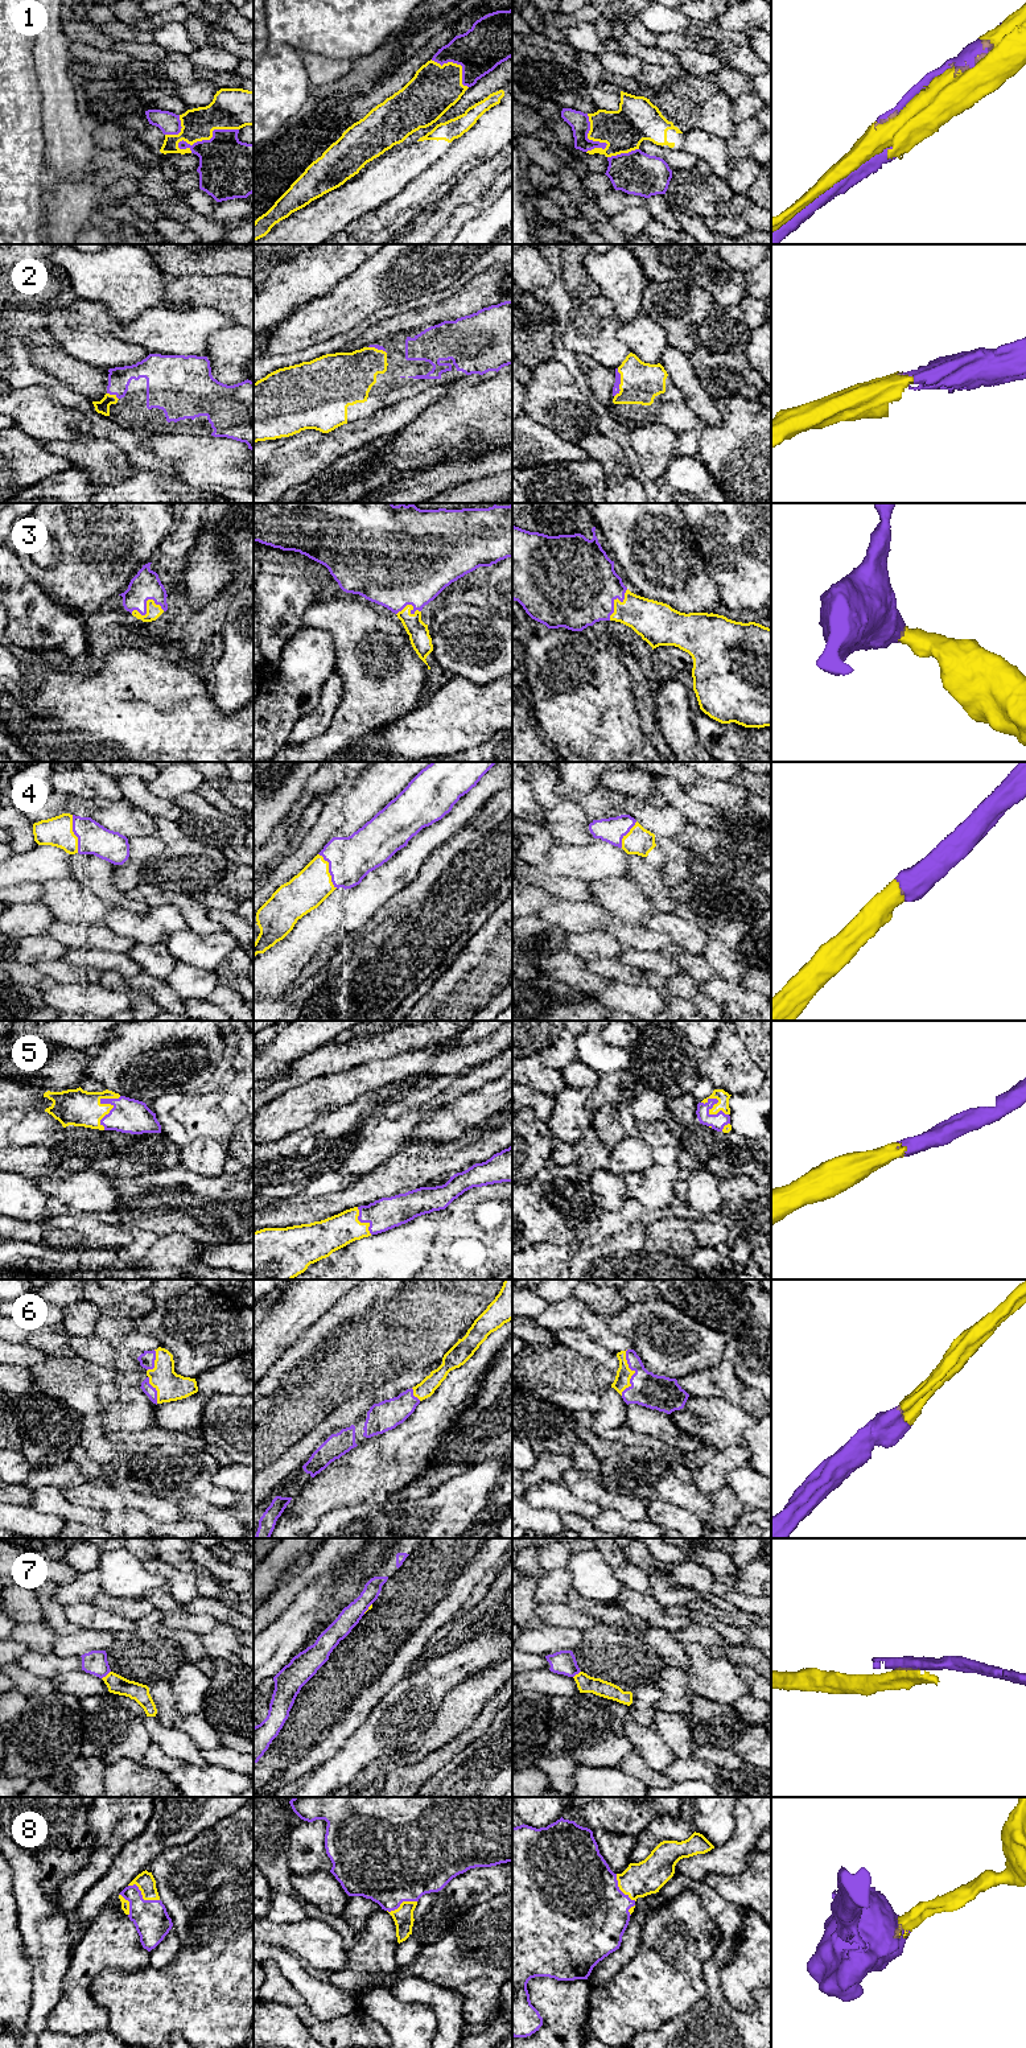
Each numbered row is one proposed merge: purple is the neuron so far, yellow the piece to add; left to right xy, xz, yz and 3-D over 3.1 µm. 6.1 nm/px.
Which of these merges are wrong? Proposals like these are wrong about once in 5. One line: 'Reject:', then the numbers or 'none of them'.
Reject: 1, 7

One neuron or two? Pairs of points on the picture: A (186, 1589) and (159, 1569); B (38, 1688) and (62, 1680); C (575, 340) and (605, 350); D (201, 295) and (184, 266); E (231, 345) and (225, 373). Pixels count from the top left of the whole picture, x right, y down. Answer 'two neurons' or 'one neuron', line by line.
A: one neuron
B: two neurons
C: one neuron
D: two neurons
E: one neuron

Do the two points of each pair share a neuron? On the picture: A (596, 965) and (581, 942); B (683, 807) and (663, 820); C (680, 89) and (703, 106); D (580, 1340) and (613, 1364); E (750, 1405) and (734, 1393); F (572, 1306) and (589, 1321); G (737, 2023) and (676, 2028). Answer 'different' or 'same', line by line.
A: different
B: different
C: same
D: same
E: different
F: different
G: same

